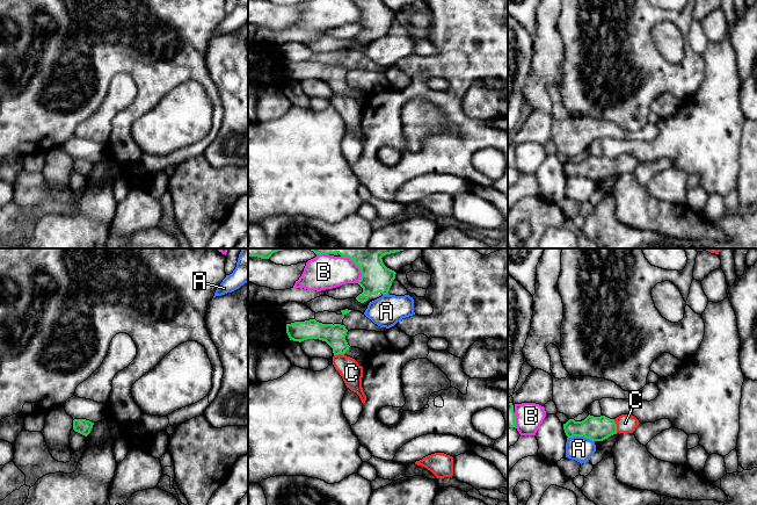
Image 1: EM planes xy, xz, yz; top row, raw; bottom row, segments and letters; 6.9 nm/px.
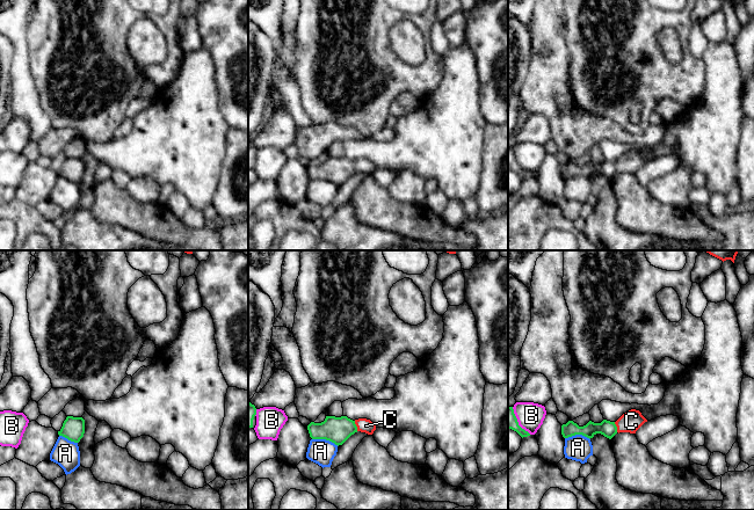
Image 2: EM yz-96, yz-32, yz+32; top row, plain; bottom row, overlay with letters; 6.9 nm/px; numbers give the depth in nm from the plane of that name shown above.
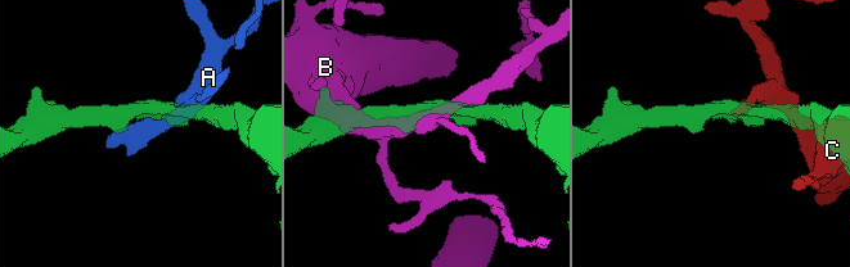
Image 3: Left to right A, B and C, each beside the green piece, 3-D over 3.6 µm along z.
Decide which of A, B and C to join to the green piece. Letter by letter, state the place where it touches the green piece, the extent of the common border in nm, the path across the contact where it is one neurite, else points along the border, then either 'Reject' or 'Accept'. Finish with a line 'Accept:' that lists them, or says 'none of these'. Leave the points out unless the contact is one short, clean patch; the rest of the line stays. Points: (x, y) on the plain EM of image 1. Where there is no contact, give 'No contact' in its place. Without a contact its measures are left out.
A: Touches green at yz (581, 175). Shared border 190 nm. Reject
B: Touches green at xz (361, 12). Shared border 170 nm. Reject
C: Touches green at yz (616, 166). Shared border 100 nm. Path across: yz (597, 168), (616, 166), (625, 163). Accept
Accept: C

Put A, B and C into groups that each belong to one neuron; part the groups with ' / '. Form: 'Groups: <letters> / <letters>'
Groups: A / B / C

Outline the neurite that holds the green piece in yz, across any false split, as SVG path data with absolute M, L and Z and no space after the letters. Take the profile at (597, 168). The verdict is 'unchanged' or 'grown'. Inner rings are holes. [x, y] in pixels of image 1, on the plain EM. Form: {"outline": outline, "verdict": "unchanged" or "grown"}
{"outline": "M589 154L582 161L569 159L563 164L563 169L568 178L584 176L592 181L603 181L617 173L633 173L639 164L639 160L632 154L621 154L616 159Z", "verdict": "grown"}

